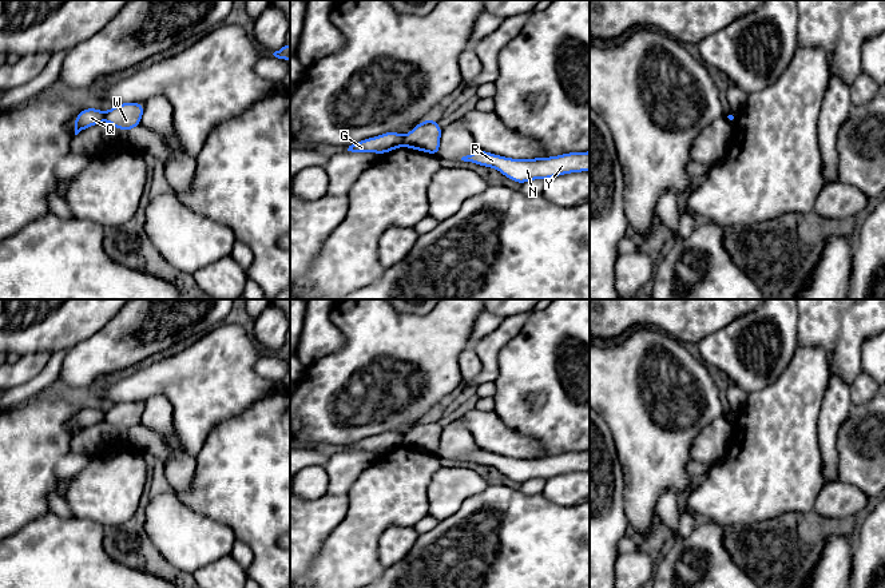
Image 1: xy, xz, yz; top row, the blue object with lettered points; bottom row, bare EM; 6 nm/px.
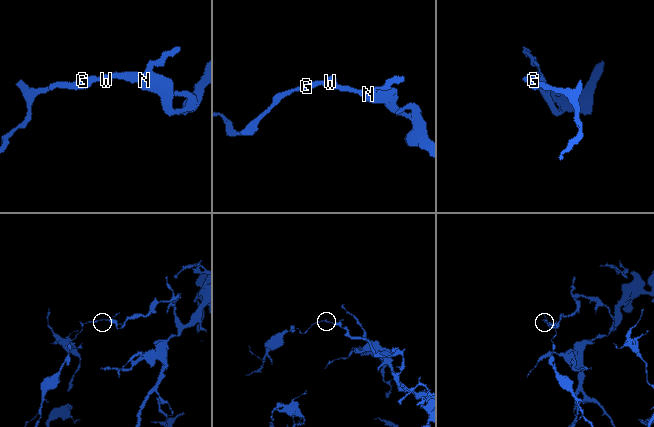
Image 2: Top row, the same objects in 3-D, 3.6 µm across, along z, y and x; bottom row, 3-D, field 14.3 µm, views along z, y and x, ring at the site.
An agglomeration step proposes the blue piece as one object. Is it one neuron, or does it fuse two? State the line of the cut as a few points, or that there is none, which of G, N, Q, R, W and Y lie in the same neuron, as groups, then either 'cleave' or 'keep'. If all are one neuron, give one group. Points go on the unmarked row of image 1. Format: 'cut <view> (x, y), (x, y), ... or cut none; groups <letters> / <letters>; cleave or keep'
cut xz (404, 436), (401, 444); groups G Q / N R W Y; cleave

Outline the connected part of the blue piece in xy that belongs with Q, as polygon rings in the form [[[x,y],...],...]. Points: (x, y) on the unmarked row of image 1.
[[[84,408],[75,417],[75,434],[78,434],[82,429],[86,429],[91,425],[95,425],[104,420],[104,412],[98,408]]]

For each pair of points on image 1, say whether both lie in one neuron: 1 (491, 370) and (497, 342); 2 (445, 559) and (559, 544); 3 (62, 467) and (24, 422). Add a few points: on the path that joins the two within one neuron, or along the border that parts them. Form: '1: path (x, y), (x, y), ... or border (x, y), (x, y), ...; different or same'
1: path (491, 364), (491, 349); same
2: path (473, 559), (531, 559); same
3: border (70, 449), (55, 464), (55, 476), (60, 483); different

